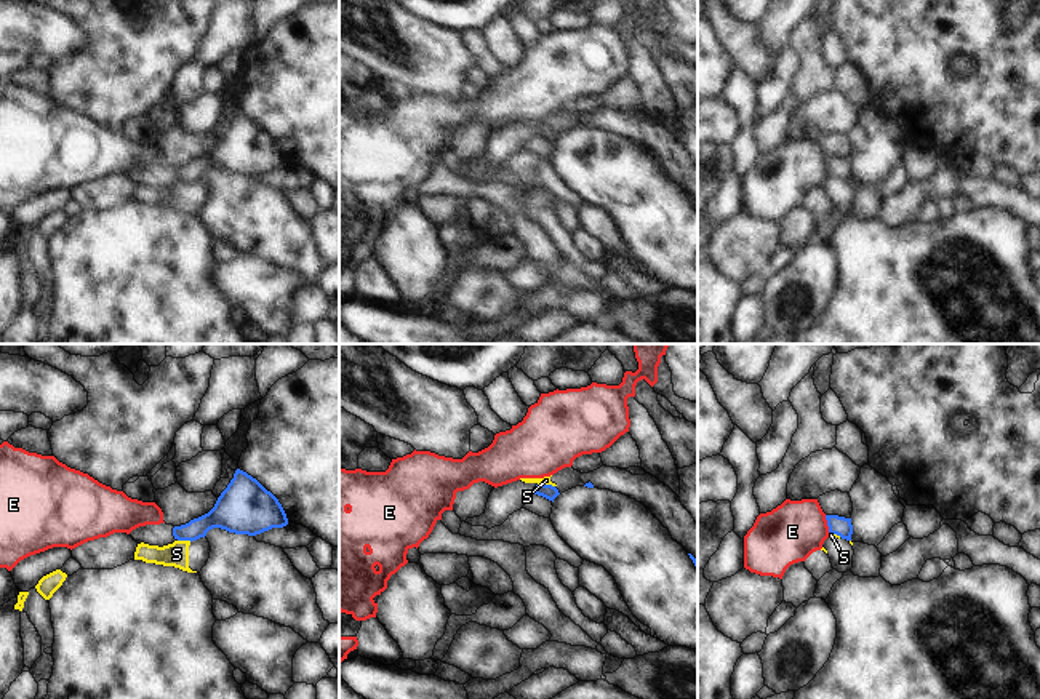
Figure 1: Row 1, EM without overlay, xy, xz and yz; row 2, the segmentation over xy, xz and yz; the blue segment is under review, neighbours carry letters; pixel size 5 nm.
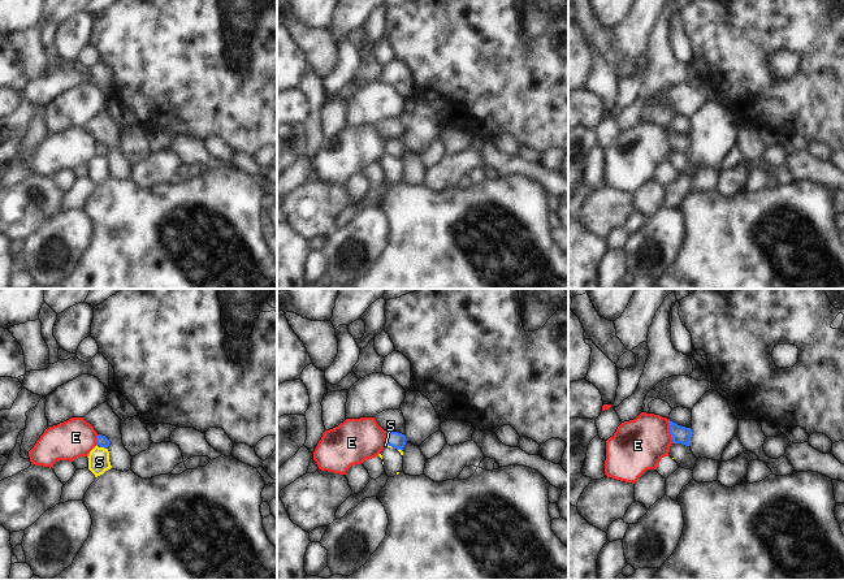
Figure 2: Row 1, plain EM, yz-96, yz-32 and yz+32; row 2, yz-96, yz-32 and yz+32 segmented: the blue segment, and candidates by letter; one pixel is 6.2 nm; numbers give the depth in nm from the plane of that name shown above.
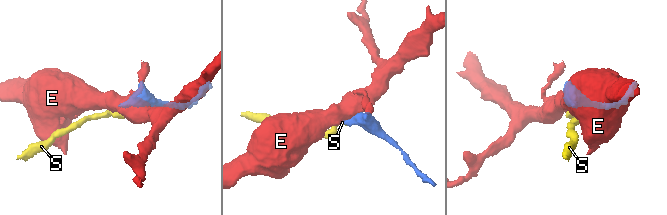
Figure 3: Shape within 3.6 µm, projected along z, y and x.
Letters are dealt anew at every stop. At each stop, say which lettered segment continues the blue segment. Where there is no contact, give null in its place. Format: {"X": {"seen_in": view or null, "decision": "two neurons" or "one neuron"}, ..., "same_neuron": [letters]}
{"E": {"seen_in": "yz", "decision": "two neurons"}, "S": {"seen_in": "xz", "decision": "two neurons"}, "same_neuron": []}

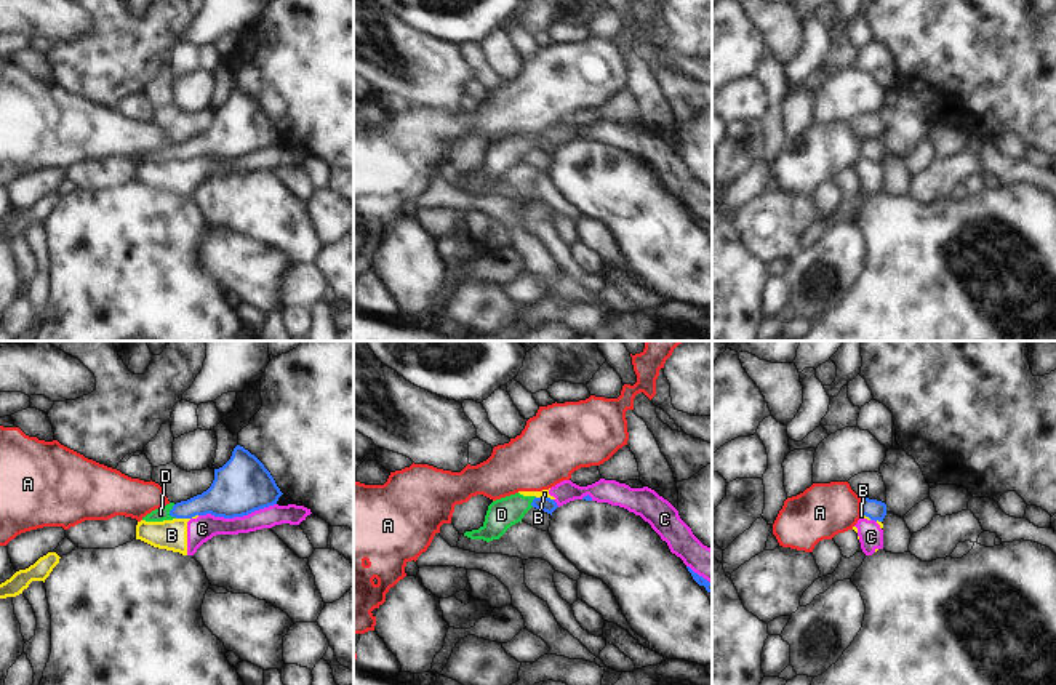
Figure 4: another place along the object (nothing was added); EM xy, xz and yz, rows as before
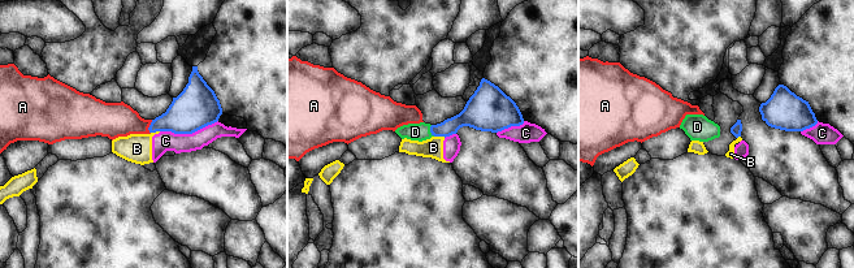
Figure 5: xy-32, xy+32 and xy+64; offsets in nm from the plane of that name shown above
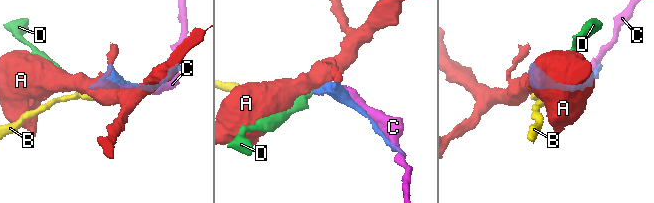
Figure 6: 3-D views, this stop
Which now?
{"A": {"seen_in": "yz", "decision": "two neurons"}, "B": {"seen_in": "xy", "decision": "two neurons"}, "C": {"seen_in": "xy", "decision": "two neurons"}, "D": {"seen_in": "xy", "decision": "one neuron"}, "same_neuron": ["D"]}

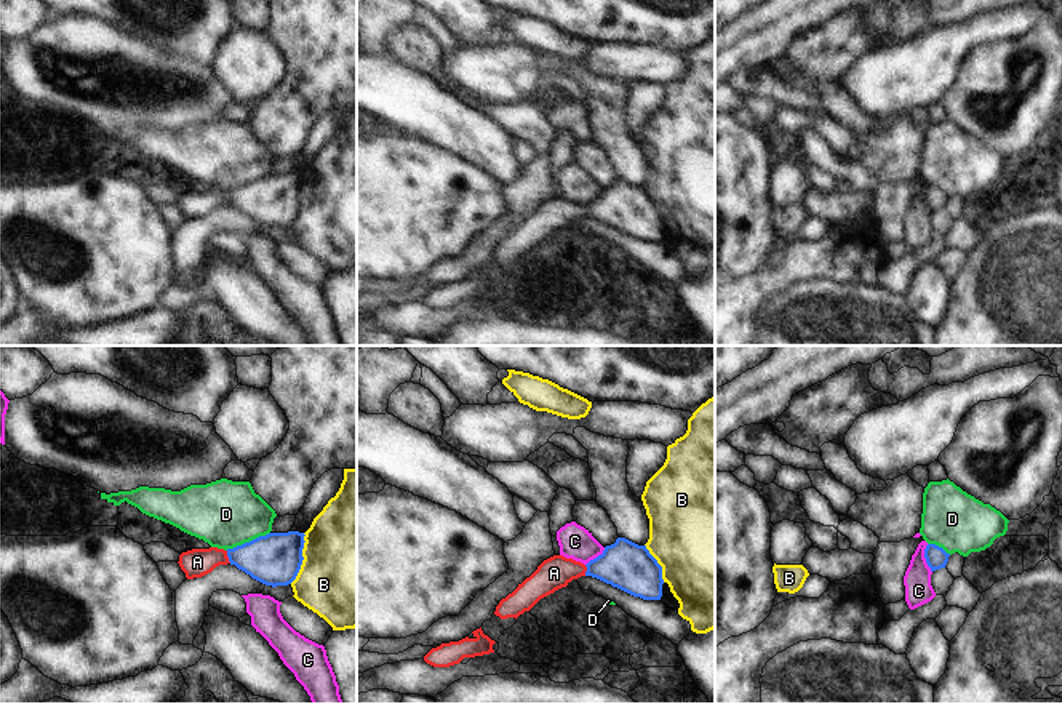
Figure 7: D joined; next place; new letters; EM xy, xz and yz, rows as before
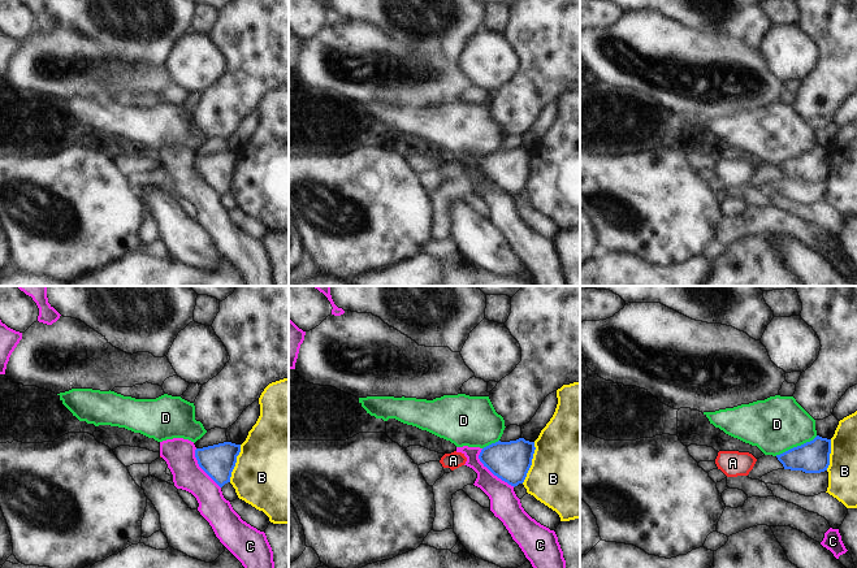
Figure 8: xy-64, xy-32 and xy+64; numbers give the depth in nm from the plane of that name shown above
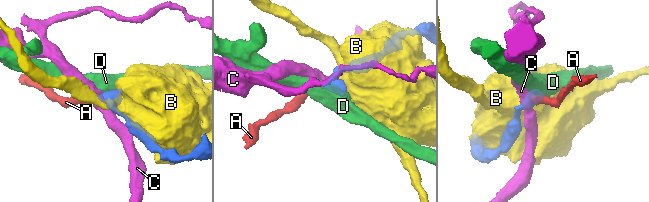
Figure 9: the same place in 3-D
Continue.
{"A": {"seen_in": "xy", "decision": "one neuron"}, "B": {"seen_in": "xy", "decision": "two neurons"}, "C": {"seen_in": "yz", "decision": "two neurons"}, "D": {"seen_in": "xy", "decision": "two neurons"}, "same_neuron": ["A"]}

